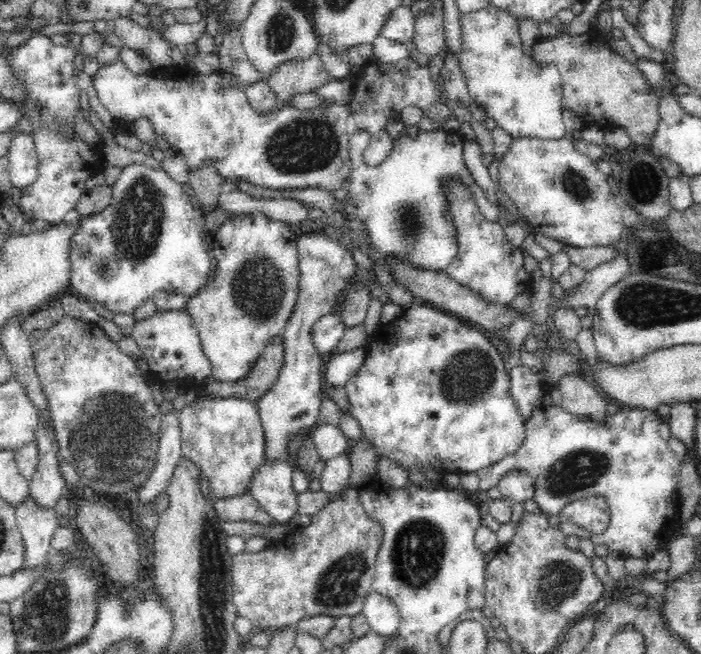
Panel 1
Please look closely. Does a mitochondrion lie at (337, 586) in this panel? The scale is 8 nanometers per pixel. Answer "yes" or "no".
yes

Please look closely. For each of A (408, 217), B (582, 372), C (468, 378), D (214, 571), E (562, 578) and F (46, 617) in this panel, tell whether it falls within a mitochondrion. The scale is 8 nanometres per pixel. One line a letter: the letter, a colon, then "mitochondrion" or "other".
A: mitochondrion
B: other
C: mitochondrion
D: mitochondrion
E: mitochondrion
F: mitochondrion

